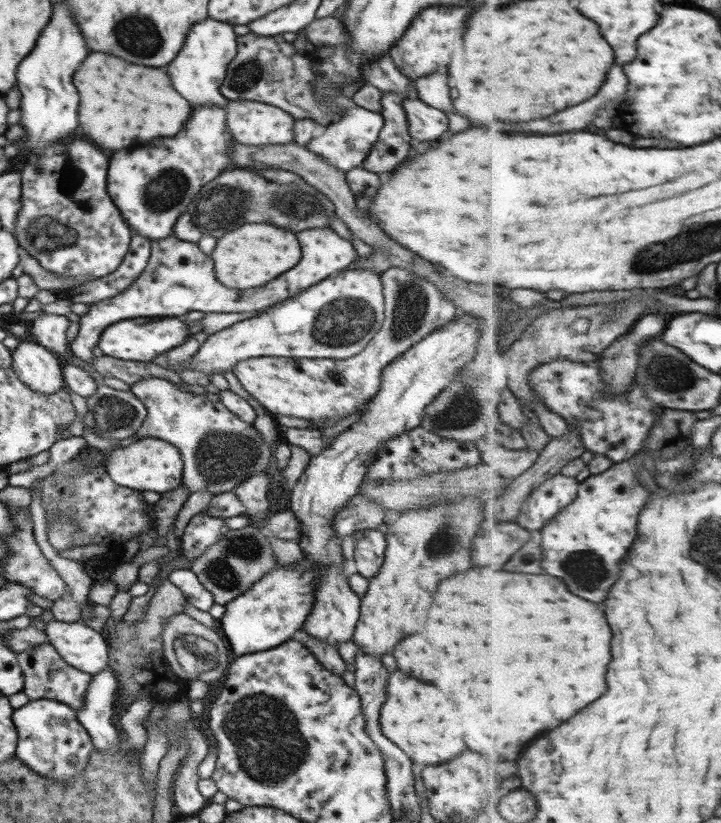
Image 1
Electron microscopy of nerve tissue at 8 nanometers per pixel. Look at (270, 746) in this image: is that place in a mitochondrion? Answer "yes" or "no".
yes

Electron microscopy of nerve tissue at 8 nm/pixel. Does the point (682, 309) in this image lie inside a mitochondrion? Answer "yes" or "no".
no

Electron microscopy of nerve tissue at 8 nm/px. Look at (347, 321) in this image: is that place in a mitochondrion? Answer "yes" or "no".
yes

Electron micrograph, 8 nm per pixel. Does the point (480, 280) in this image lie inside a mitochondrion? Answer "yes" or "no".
no

